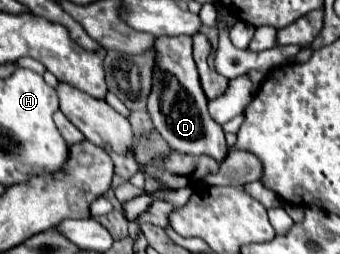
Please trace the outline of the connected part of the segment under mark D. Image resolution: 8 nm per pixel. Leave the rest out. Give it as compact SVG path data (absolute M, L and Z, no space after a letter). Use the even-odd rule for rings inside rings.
M159 37L155 41L157 63L153 73L153 91L147 101L149 115L153 119L155 129L163 135L171 149L189 155L211 155L217 161L227 157L225 133L219 123L211 119L207 109L207 97L203 95L203 87L199 83L199 73L191 55L191 37Z

